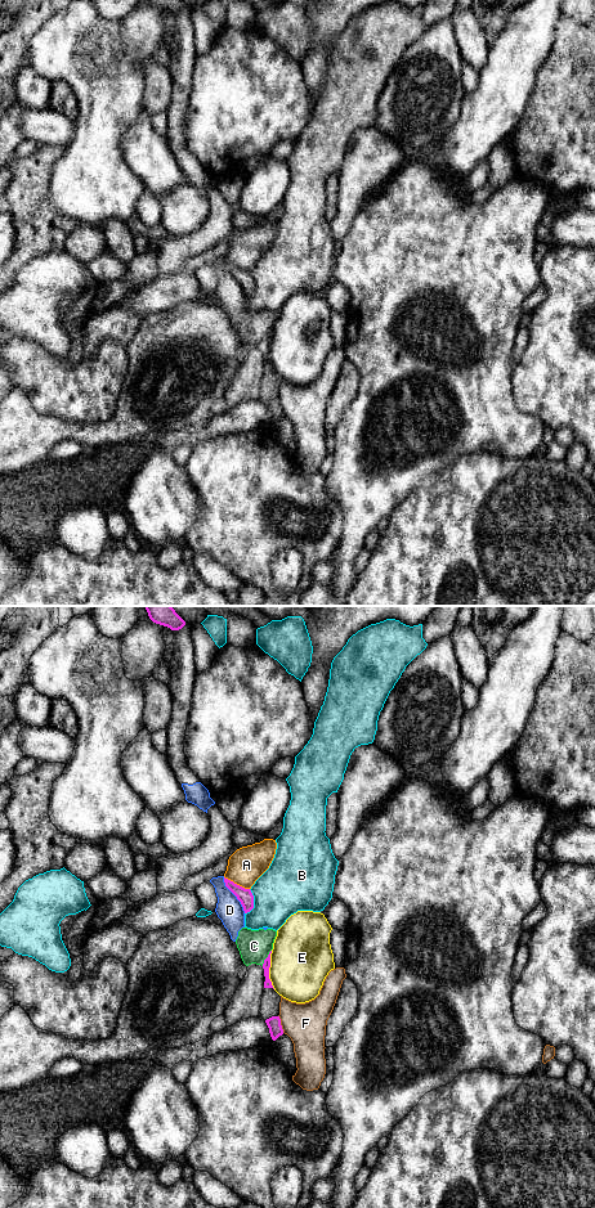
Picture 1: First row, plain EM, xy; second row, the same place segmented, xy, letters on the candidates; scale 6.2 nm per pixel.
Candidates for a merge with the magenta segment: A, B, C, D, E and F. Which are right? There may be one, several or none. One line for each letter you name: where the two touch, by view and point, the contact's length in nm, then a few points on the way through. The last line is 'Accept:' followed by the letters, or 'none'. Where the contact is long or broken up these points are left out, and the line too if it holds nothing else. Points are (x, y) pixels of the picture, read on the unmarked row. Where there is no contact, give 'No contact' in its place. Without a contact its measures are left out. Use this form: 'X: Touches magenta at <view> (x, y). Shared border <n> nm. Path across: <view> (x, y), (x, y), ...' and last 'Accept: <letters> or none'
Accept: none

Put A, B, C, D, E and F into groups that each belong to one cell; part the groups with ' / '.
A / B / C D / E / F

